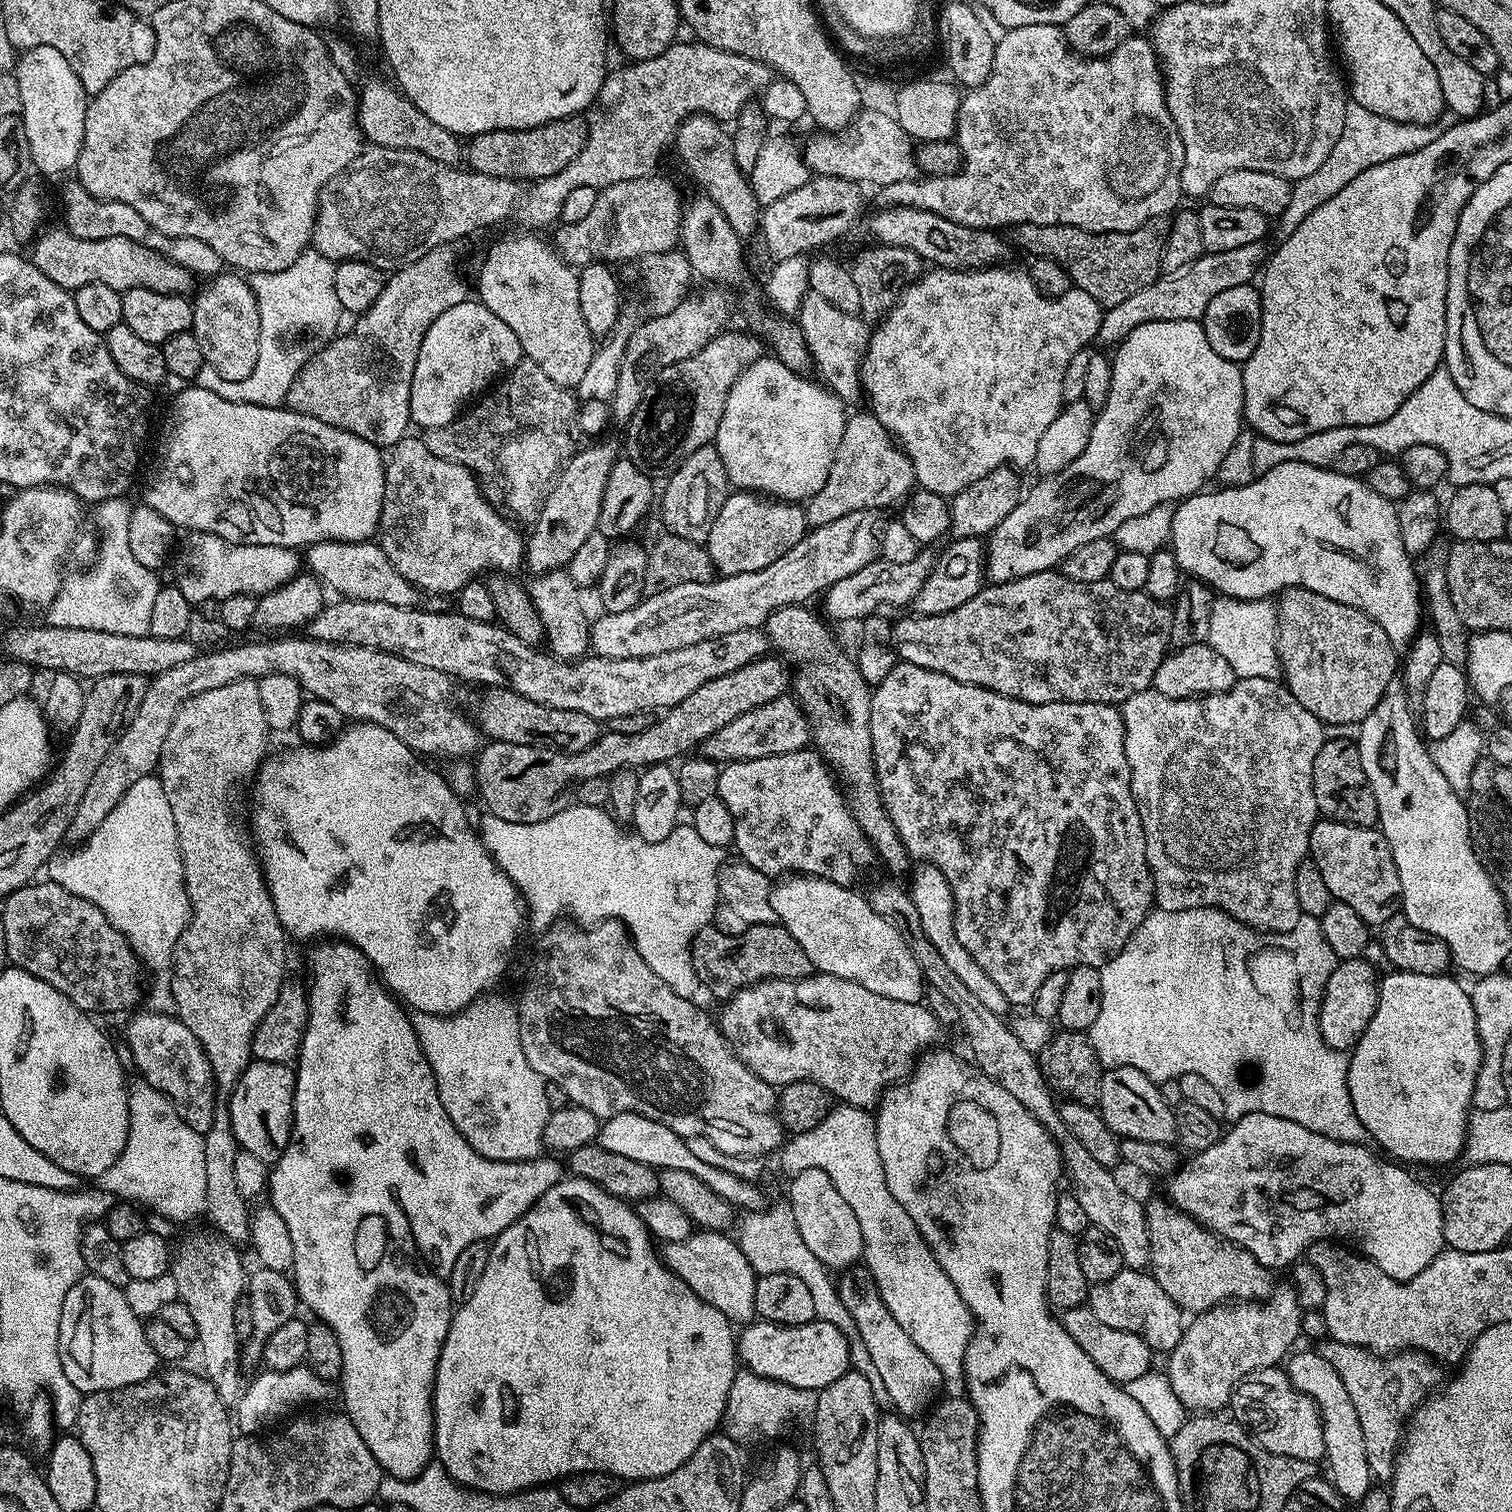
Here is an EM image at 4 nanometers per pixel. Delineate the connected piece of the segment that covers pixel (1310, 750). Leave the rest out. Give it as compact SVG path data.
M1237 679L1229 692L1209 692L1187 700L1166 698L1161 692L1139 692L1122 705L1126 758L1132 771L1132 793L1142 818L1146 838L1146 862L1154 878L1155 907L1159 910L1190 910L1191 908L1220 908L1247 928L1269 934L1287 934L1301 918L1298 894L1294 891L1294 878L1298 866L1308 856L1310 830L1316 825L1318 809L1314 798L1314 758L1325 742L1324 727L1279 679Z

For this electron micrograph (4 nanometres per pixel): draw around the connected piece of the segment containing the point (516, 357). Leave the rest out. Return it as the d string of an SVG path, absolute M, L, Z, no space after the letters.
M465 298L450 306L450 310L434 318L418 350L410 386L412 424L427 430L454 422L469 401L479 397L501 373L511 372L523 356L518 334L498 314L490 314L479 299Z

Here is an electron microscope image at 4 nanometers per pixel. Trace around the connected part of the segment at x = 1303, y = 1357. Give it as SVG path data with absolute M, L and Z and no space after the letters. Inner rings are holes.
M1316 1350L1293 1351L1287 1357L1286 1371L1294 1387L1309 1396L1320 1411L1324 1435L1324 1460L1326 1465L1328 1464L1327 1475L1332 1485L1346 1502L1363 1500L1374 1487L1374 1477L1370 1470L1370 1462L1366 1462L1366 1437L1362 1435L1362 1425L1358 1422L1354 1402L1346 1391L1346 1382L1338 1378L1338 1370L1334 1370L1334 1366L1330 1366L1330 1362L1326 1362L1326 1358Z

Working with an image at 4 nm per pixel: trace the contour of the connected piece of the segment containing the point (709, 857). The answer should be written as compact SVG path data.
M572 802L561 812L554 814L554 818L546 818L542 822L530 822L529 824L506 822L497 816L484 814L480 824L478 823L478 835L486 846L486 850L492 855L496 865L514 882L514 886L520 892L523 903L530 913L531 923L533 920L540 927L540 930L547 929L557 923L558 918L563 917L560 915L564 911L572 912L573 917L571 916L571 919L584 926L599 924L602 920L618 920L632 935L634 946L638 950L638 954L642 954L646 966L650 966L650 970L654 970L654 974L658 974L658 978L662 978L662 982L670 985L674 994L689 998L695 997L696 988L699 989L701 983L692 965L692 940L698 934L698 930L709 927L713 923L716 915L716 903L720 900L718 898L718 874L721 863L726 856L725 849L708 845L698 834L698 830L694 830L691 826L677 826L670 834L670 838L662 838L662 842L646 842L643 836L639 834L631 836L630 833L623 832L620 828L623 828L621 821L617 820L607 807L595 808Z

